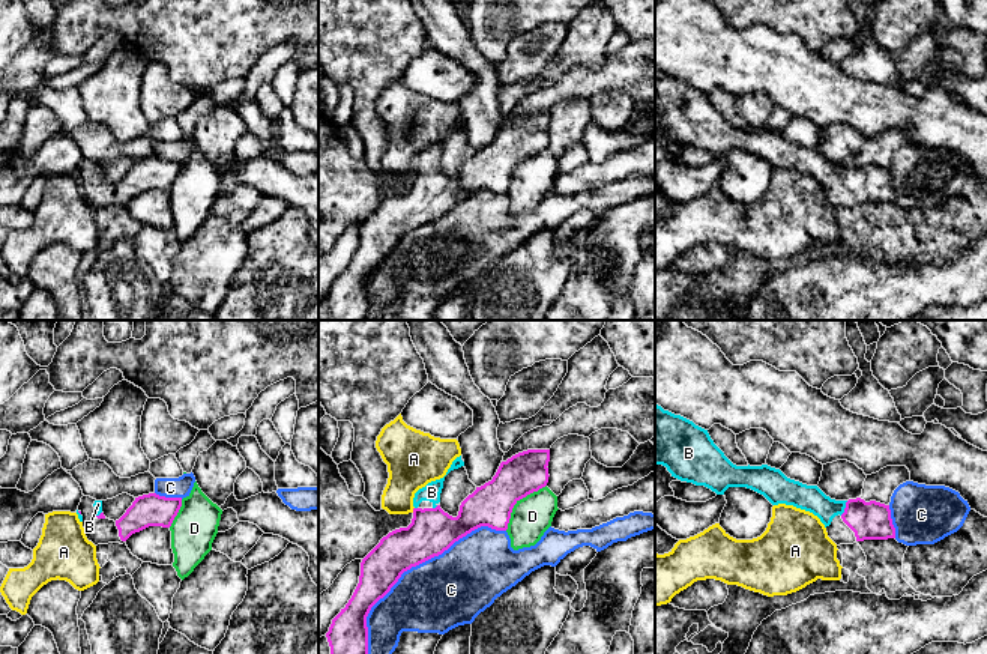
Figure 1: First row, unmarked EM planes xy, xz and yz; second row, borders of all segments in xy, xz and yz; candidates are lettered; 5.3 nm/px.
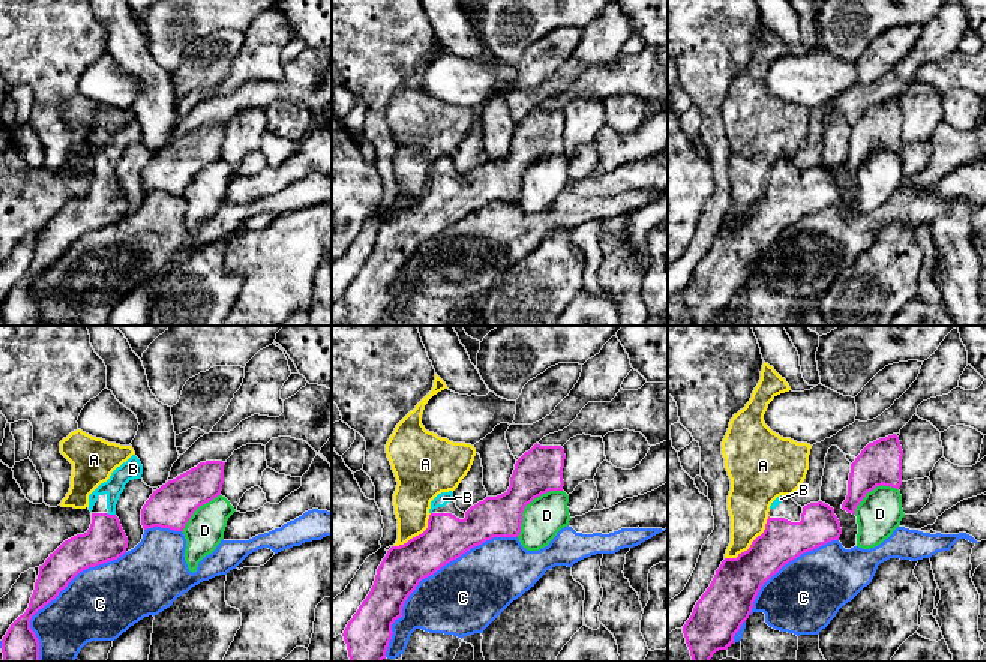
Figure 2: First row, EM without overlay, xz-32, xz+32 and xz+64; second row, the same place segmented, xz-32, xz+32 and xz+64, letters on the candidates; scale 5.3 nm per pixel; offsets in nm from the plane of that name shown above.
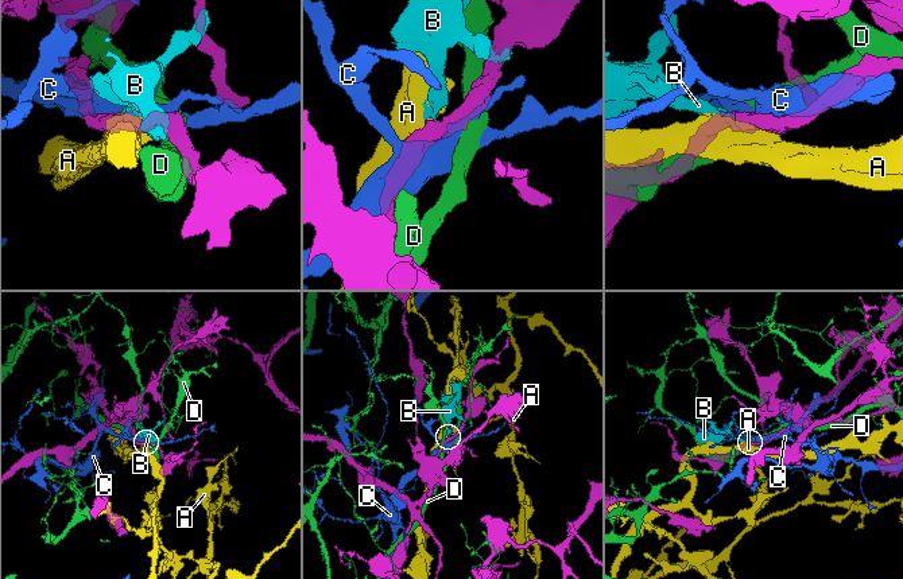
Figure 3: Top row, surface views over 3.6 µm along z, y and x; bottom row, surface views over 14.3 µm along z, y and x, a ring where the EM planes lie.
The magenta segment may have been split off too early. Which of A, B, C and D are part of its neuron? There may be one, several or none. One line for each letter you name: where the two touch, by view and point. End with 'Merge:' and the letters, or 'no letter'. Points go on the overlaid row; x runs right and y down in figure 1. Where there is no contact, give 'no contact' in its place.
B: yz (845, 508)
Merge: B

